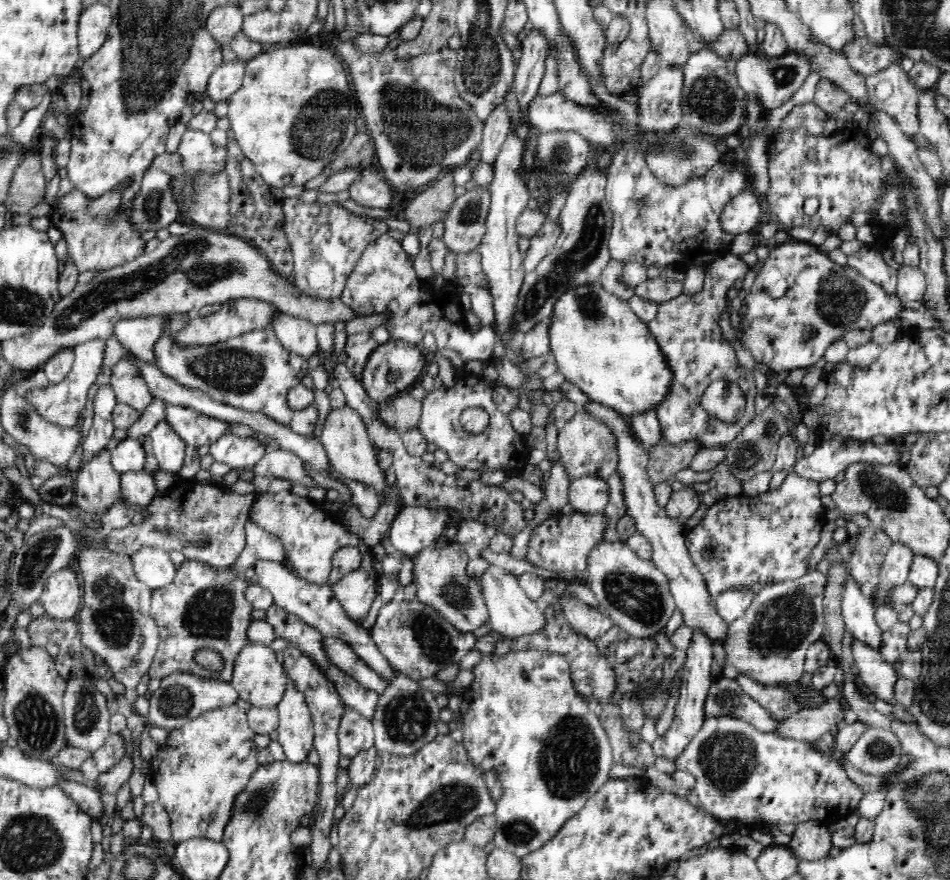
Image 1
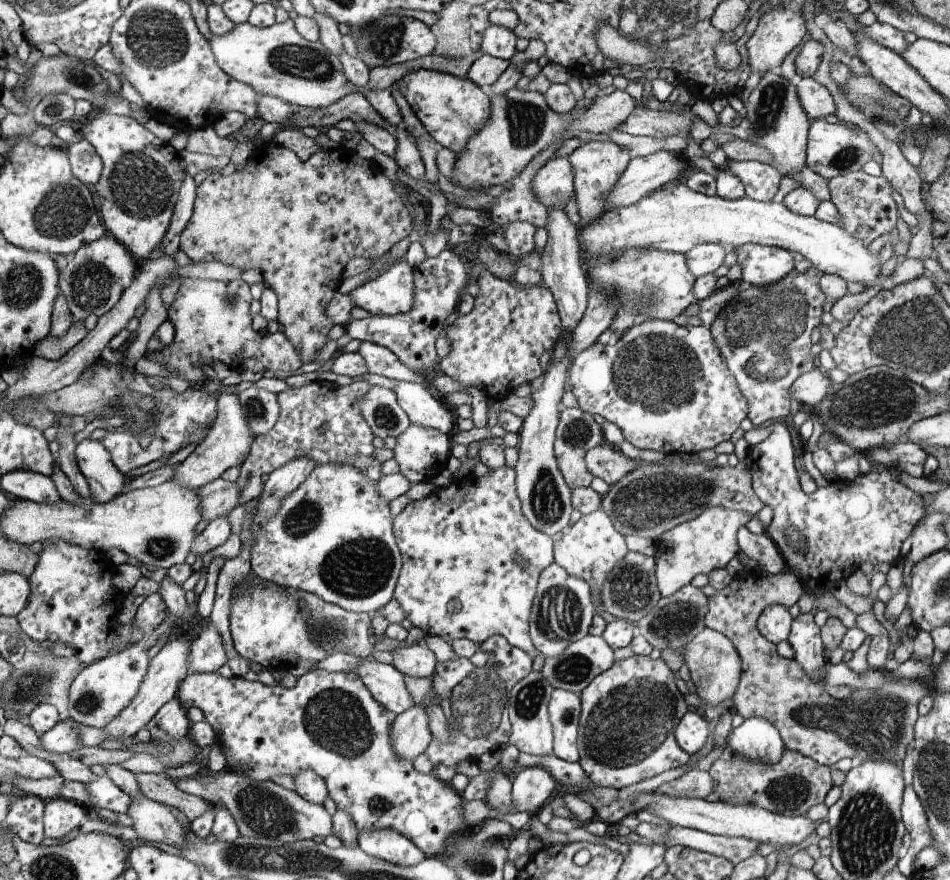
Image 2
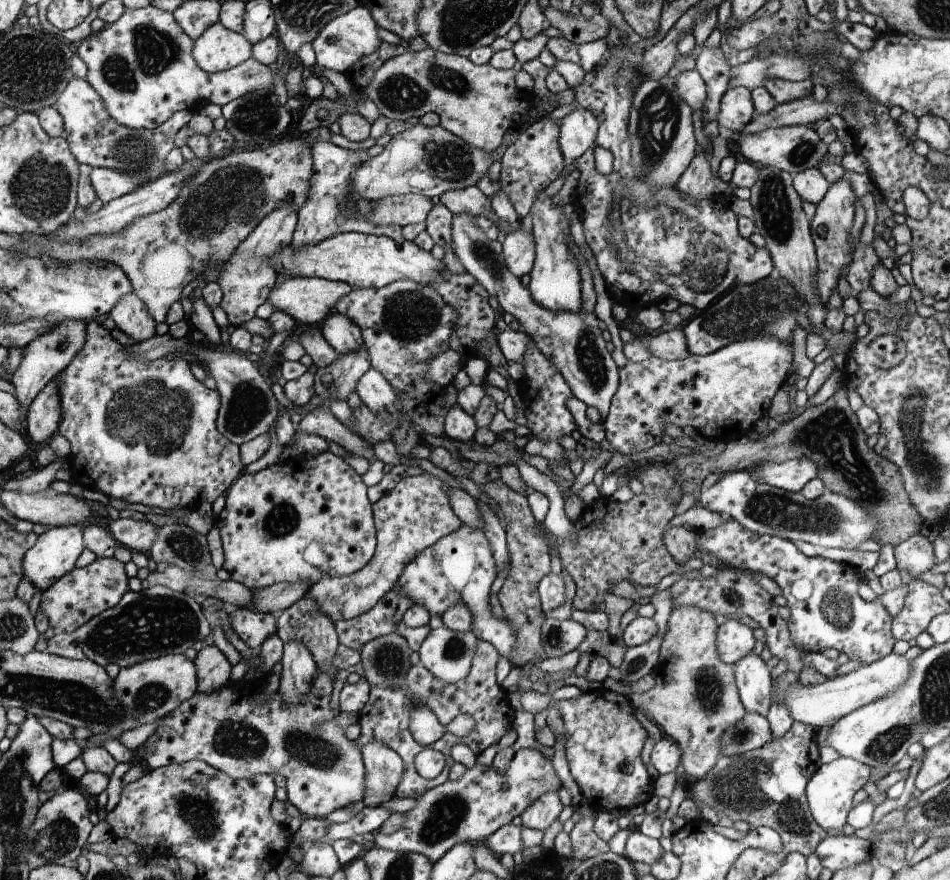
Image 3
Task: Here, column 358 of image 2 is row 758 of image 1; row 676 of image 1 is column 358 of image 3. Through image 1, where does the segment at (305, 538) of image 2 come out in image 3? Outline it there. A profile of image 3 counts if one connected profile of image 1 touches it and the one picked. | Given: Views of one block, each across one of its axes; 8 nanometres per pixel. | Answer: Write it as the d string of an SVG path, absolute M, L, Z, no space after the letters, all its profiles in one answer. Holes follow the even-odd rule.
M330 451L314 458L302 456L290 463L276 463L257 474L246 473L228 490L226 506L215 519L224 550L223 568L230 574L231 581L254 590L284 582L314 585L330 575L359 573L375 557L378 528L374 528L373 509L366 498L362 476Z

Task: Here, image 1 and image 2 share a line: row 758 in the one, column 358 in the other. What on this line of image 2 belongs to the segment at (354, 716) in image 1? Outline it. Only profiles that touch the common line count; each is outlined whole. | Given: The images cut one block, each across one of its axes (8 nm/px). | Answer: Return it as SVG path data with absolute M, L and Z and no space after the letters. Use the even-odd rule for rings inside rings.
M363 341L358 349L358 354L366 362L368 373L376 374L396 381L426 383L427 377L416 376L416 372L402 362L387 347Z

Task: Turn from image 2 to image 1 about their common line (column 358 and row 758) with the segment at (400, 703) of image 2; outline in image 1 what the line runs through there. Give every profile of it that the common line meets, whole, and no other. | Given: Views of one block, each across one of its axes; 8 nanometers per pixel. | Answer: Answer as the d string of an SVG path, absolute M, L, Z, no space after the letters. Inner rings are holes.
M700 629L693 631L692 641L688 650L686 650L687 658L684 667L684 674L682 674L682 686L680 688L680 699L676 706L671 727L667 732L654 740L653 752L656 757L662 757L662 759L668 759L670 763L679 758L679 754L686 748L687 744L690 744L690 740L694 738L694 734L702 728L703 721L707 716L705 713L705 701L707 700L709 689L714 682L714 678L711 674L711 664L714 660L713 644L714 642Z

